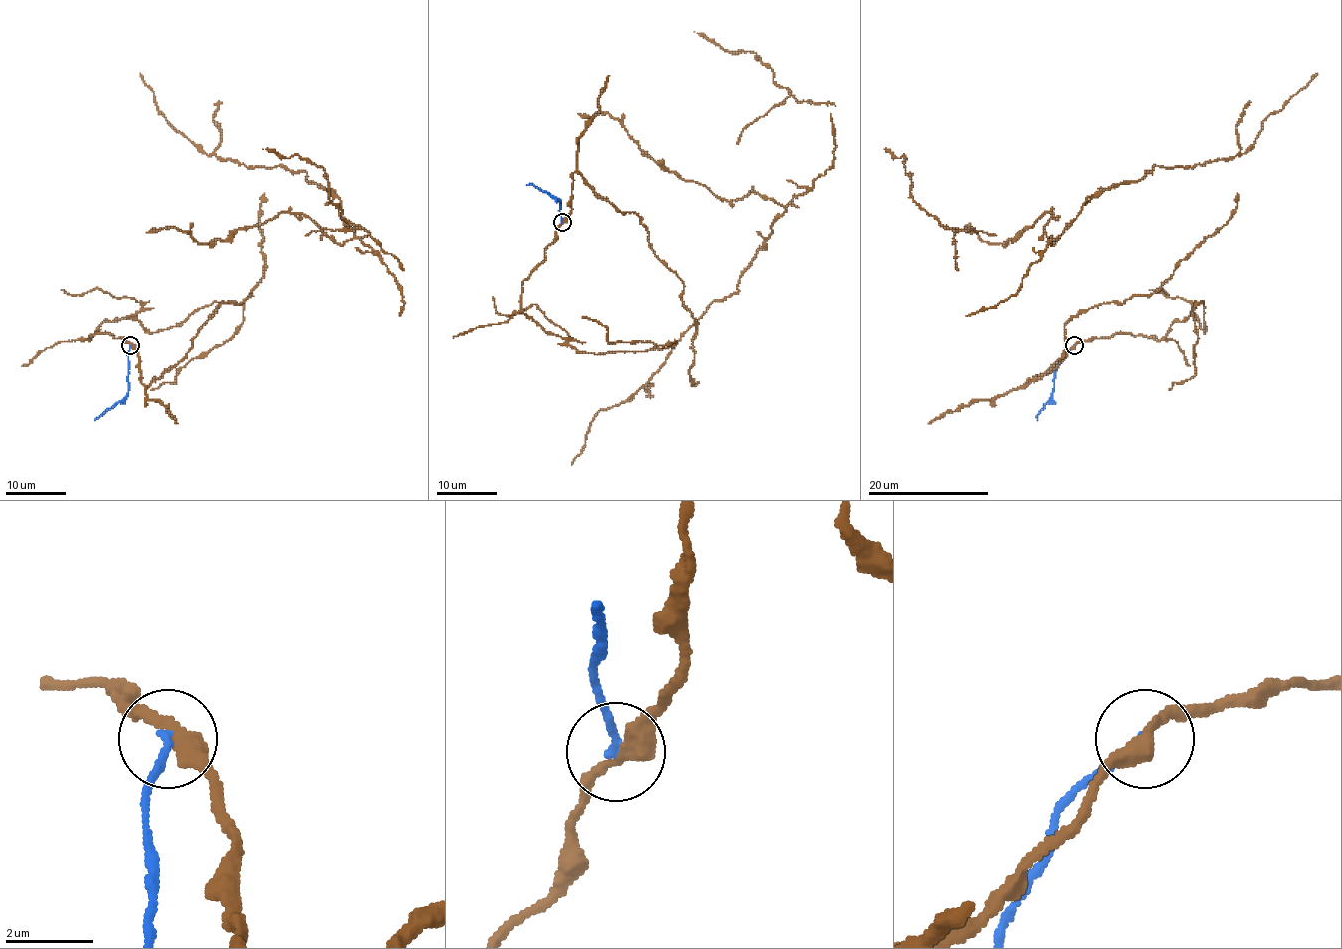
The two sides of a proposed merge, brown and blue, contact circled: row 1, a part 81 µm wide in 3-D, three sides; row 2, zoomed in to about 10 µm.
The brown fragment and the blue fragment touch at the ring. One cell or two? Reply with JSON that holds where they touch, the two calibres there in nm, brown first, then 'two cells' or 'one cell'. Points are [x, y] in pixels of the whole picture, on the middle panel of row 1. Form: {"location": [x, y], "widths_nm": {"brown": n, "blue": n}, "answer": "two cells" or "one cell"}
{"location": [562, 222], "widths_nm": {"brown": 400, "blue": 170}, "answer": "two cells"}

